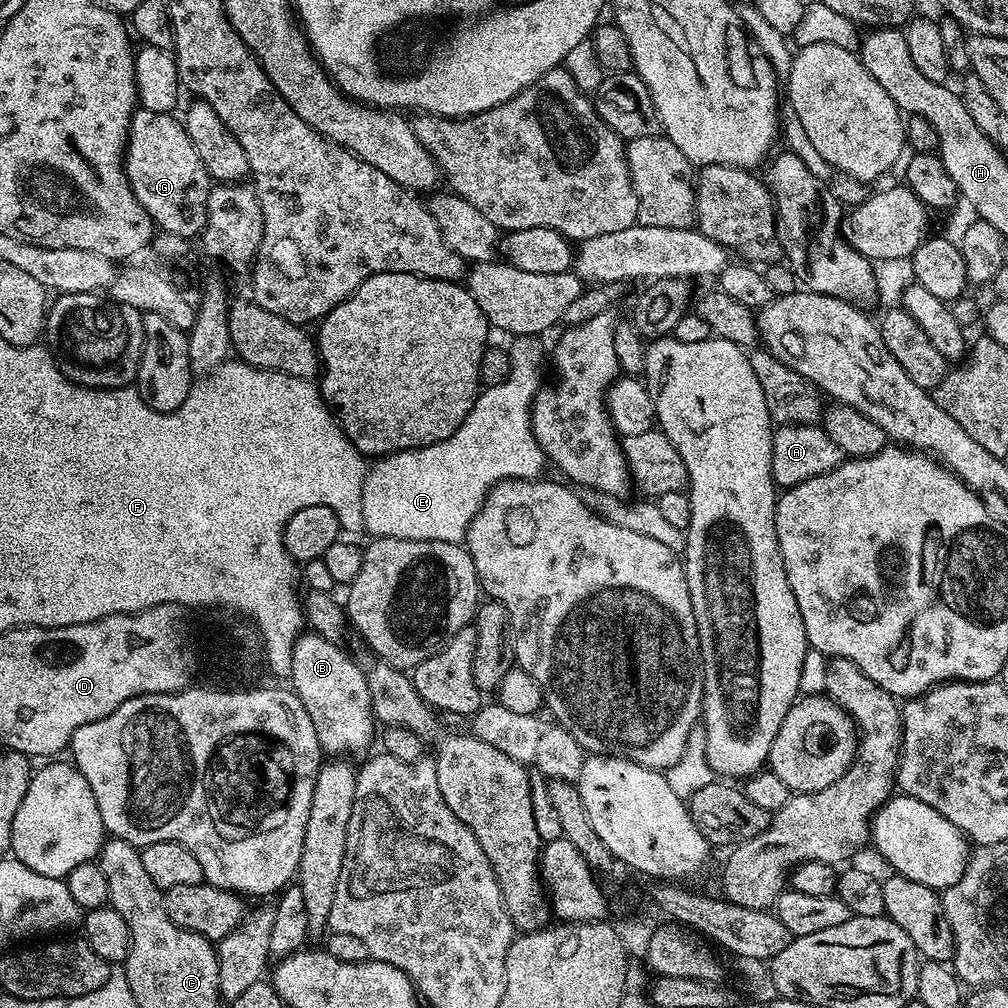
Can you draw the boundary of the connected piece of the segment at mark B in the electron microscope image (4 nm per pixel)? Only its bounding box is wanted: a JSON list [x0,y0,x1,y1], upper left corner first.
[291,634,378,758]

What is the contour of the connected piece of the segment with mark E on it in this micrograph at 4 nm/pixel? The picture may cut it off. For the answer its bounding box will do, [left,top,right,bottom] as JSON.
[362,336,546,544]

